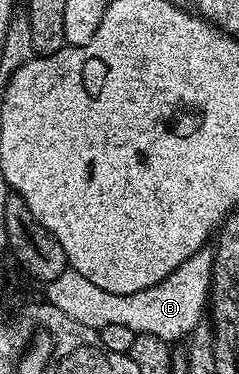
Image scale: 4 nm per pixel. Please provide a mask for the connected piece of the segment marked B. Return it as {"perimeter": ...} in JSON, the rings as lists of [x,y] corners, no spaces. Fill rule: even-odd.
{"perimeter":[[[204,248],[193,256],[189,256],[189,260],[185,260],[185,264],[181,264],[172,274],[165,276],[165,280],[153,284],[153,288],[145,288],[141,292],[133,292],[132,294],[114,294],[113,292],[99,290],[97,284],[89,284],[89,280],[85,280],[85,276],[81,276],[81,272],[68,268],[65,272],[61,272],[61,276],[57,276],[57,280],[46,283],[46,301],[57,307],[70,319],[77,320],[80,324],[89,325],[96,332],[109,324],[125,324],[125,328],[132,330],[135,335],[152,334],[153,336],[161,336],[166,342],[175,344],[178,343],[178,338],[186,339],[195,329],[195,326],[204,321],[203,309],[207,310],[209,306],[211,273],[214,263],[214,253],[210,249]]]}

